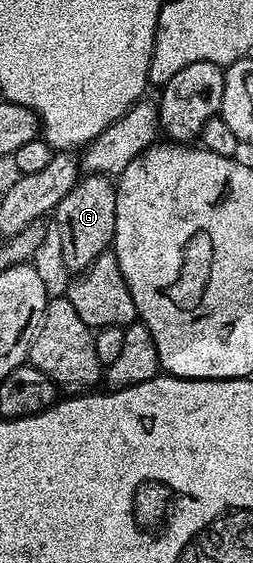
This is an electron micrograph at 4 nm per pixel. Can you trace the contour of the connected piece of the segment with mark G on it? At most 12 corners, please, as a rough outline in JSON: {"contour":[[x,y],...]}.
{"contour":[[84,175],[58,203],[60,261],[79,275],[109,252],[116,186]]}

